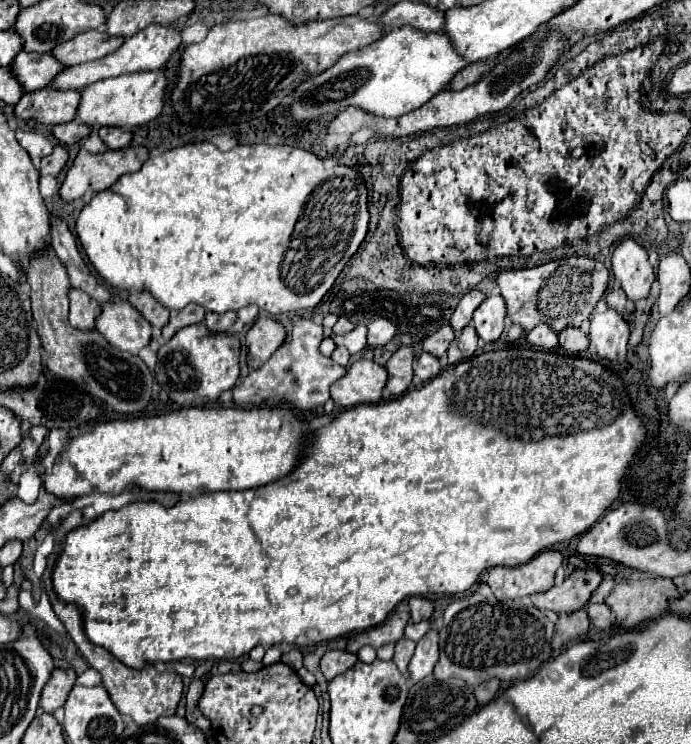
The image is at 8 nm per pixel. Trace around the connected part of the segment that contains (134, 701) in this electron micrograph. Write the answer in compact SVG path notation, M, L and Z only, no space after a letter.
M71 510L61 522L57 522L53 526L53 534L55 534L55 550L53 554L49 554L47 558L47 570L43 572L43 582L45 582L45 590L49 594L49 600L51 600L51 606L57 614L57 618L63 622L69 638L77 644L79 652L83 654L83 658L89 662L89 666L93 666L99 674L101 674L101 680L103 680L103 686L105 690L109 692L115 708L127 716L127 718L133 718L139 726L147 726L147 724L153 724L159 716L173 716L176 713L177 706L181 700L181 694L183 694L183 680L181 676L177 676L175 672L157 672L155 666L145 666L143 670L131 670L129 666L123 666L123 662L119 662L113 654L109 654L107 650L91 644L85 636L85 630L83 630L83 614L77 606L73 604L67 604L63 600L57 598L57 594L53 592L53 584L51 584L51 572L53 572L53 566L55 566L55 560L57 560L57 554L61 550L61 542L63 538L67 536L67 532L71 532L71 528L77 528L83 524L83 512L81 510Z

